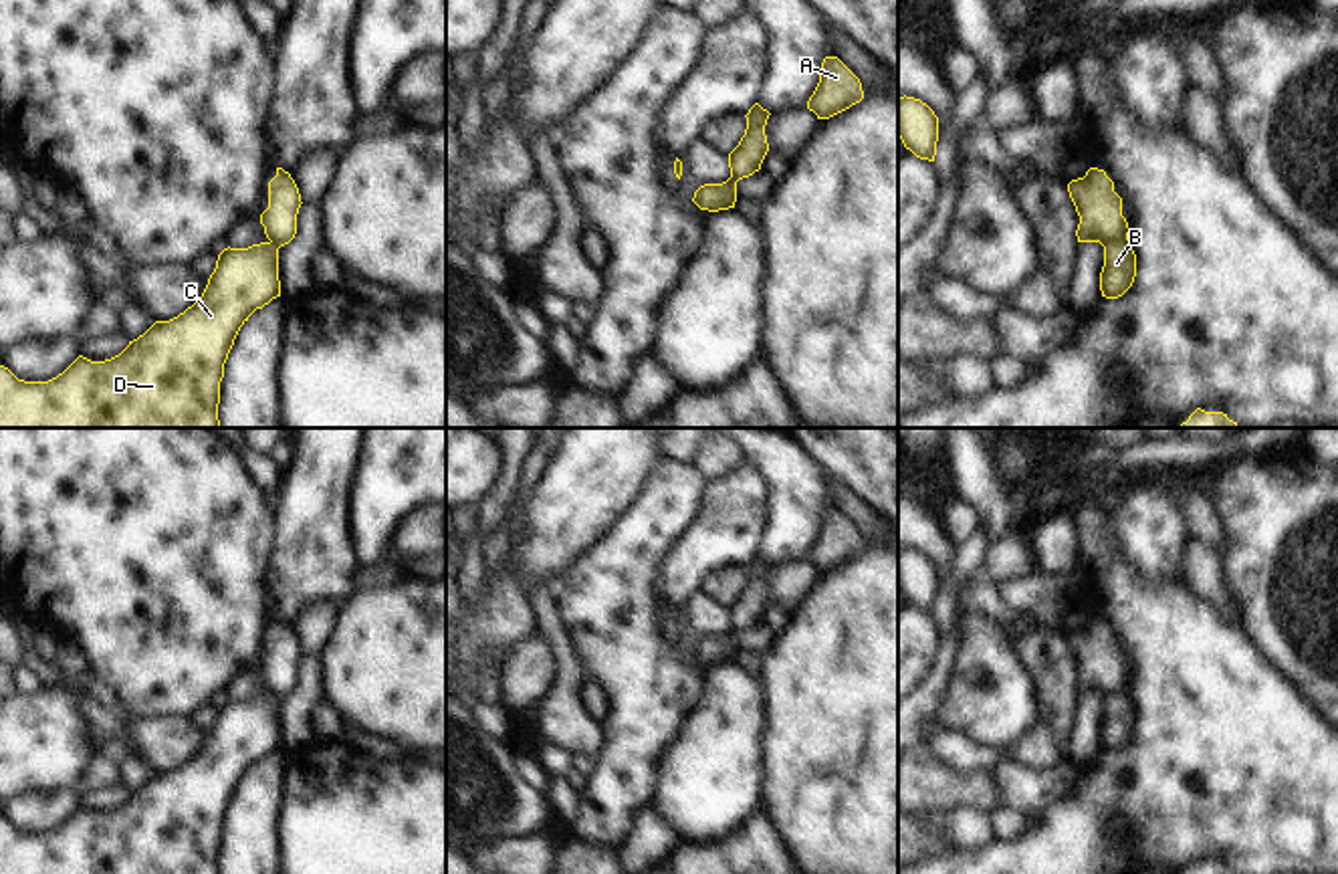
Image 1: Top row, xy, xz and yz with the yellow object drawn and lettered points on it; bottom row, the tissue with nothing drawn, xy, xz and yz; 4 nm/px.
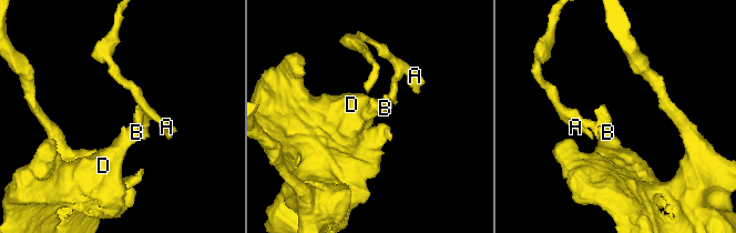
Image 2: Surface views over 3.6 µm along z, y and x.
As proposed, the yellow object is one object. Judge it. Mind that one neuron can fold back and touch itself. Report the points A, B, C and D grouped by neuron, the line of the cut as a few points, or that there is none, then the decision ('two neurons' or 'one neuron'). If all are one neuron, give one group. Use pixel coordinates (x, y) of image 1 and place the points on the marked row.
A / B C D; cut in yz along (1127, 237), (1104, 247); two neurons

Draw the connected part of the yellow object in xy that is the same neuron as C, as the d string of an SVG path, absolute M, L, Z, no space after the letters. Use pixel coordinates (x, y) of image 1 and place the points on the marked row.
M272 242L248 248L224 248L202 297L170 321L155 321L115 357L91 361L79 355L48 381L18 379L0 365L0 428L220 428L218 404L224 363L248 317L281 297L278 246Z

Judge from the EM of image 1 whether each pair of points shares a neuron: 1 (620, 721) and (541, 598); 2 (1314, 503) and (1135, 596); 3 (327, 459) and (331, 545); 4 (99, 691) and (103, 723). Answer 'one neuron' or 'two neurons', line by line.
1: two neurons
2: two neurons
3: one neuron
4: two neurons

